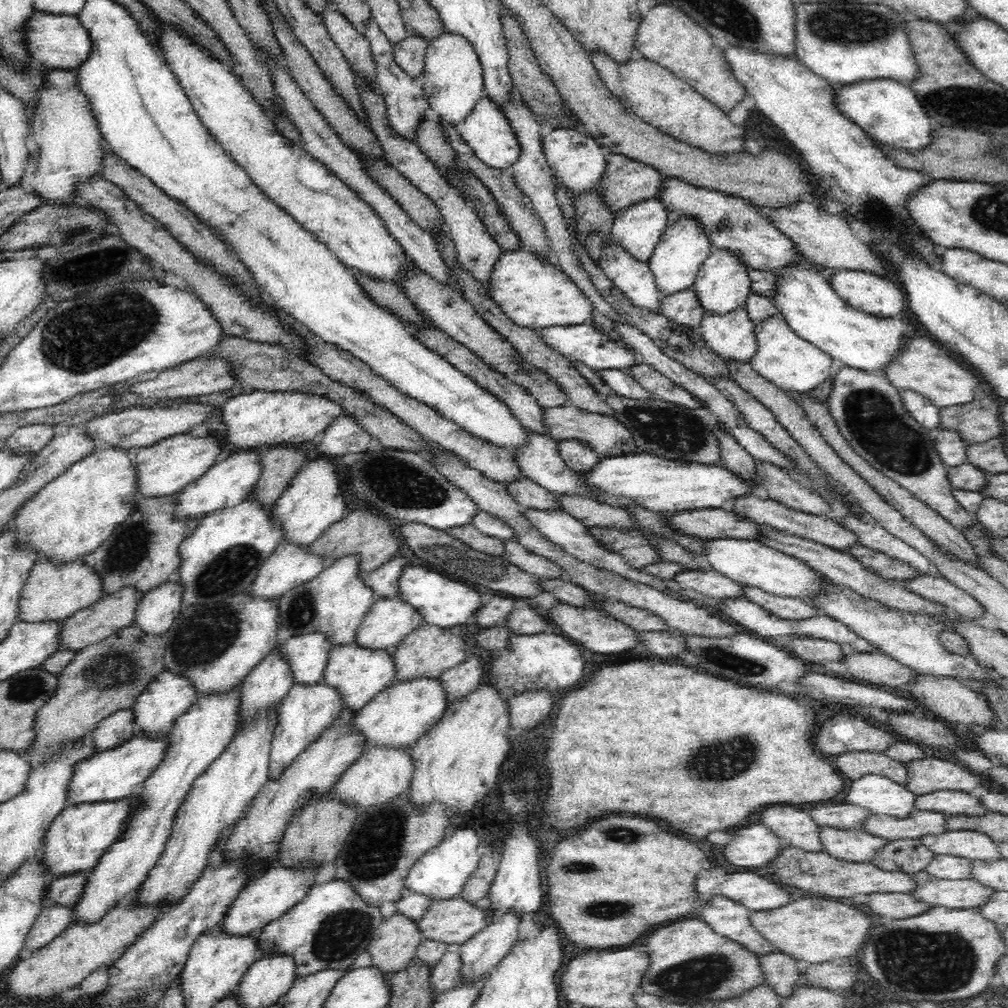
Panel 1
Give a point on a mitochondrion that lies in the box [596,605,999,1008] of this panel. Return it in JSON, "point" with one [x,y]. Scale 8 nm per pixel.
{"point":[938,963]}

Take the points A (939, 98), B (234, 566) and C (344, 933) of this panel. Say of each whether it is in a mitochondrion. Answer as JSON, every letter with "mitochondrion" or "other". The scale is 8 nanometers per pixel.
{"A":"mitochondrion","B":"mitochondrion","C":"mitochondrion"}

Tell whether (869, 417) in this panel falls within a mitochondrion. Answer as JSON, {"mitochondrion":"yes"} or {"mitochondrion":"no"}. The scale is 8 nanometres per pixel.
{"mitochondrion":"yes"}

